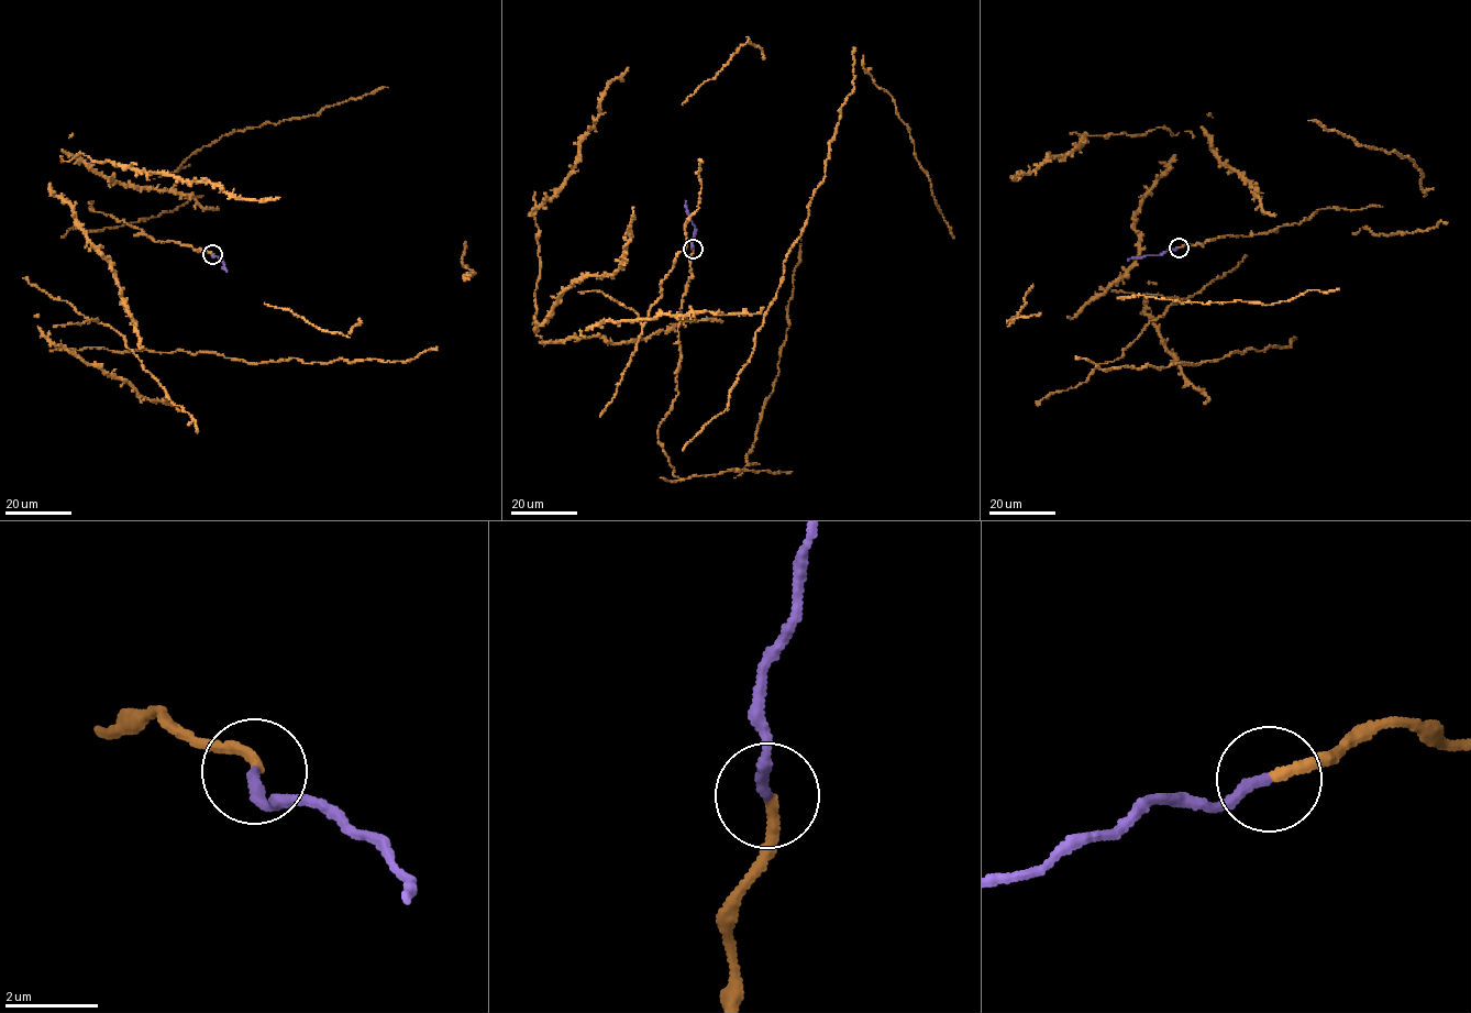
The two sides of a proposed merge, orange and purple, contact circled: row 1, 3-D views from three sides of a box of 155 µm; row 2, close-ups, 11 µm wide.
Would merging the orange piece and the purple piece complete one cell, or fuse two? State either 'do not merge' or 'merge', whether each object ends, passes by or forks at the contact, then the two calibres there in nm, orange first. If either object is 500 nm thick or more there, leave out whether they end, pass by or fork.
merge; orange ends there; purple ends there; 200 nm thick on the orange side, 240 nm on the other

